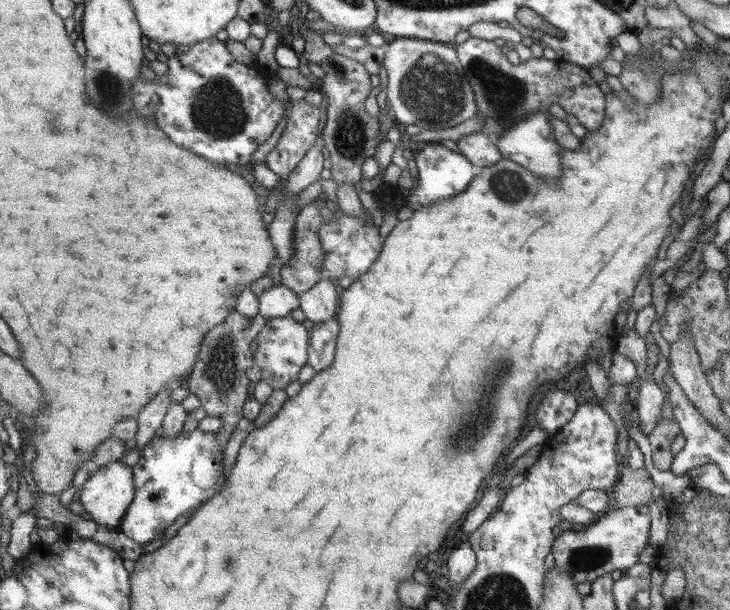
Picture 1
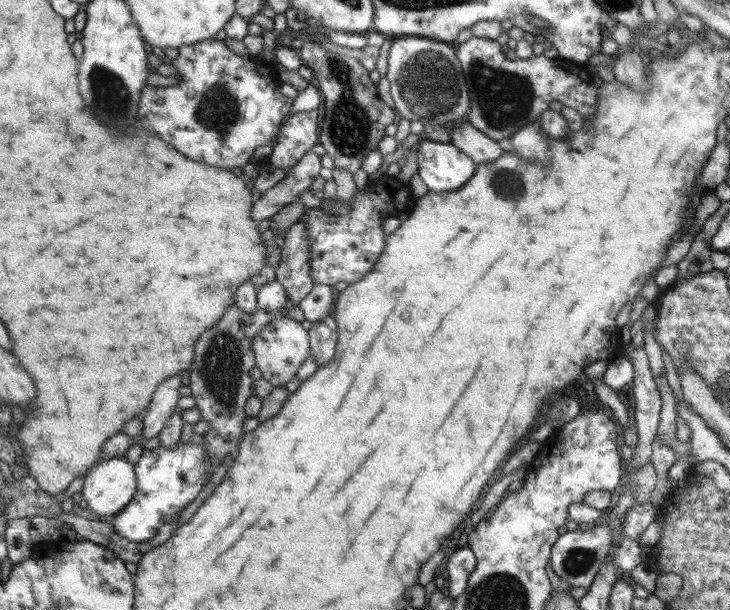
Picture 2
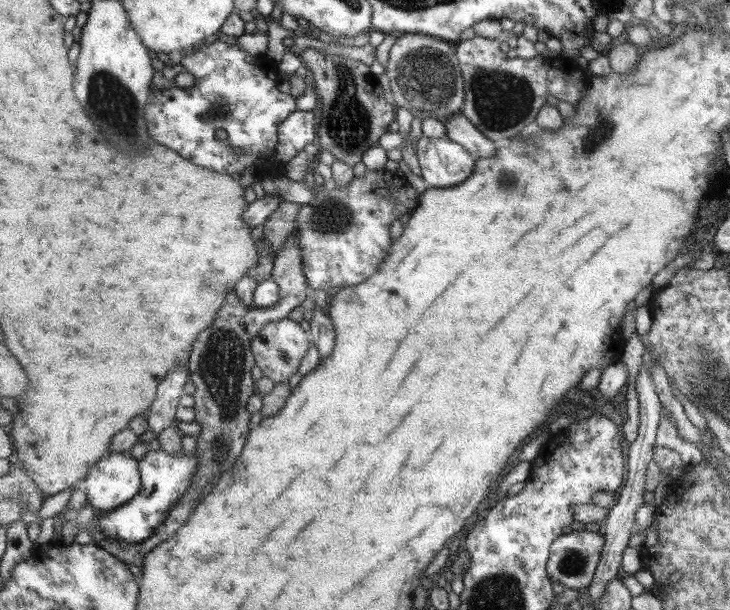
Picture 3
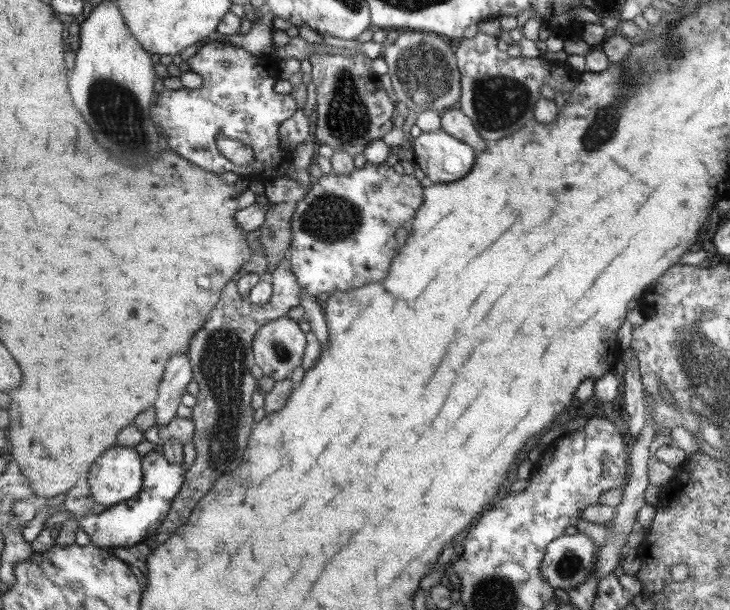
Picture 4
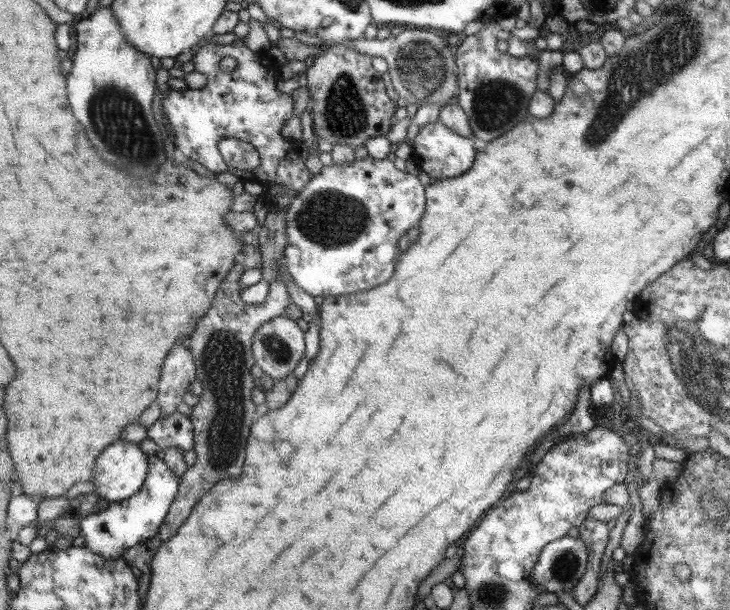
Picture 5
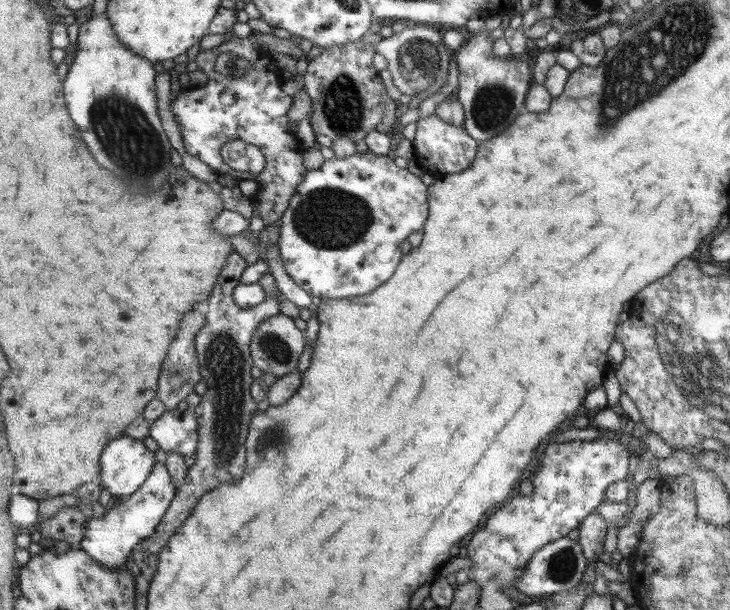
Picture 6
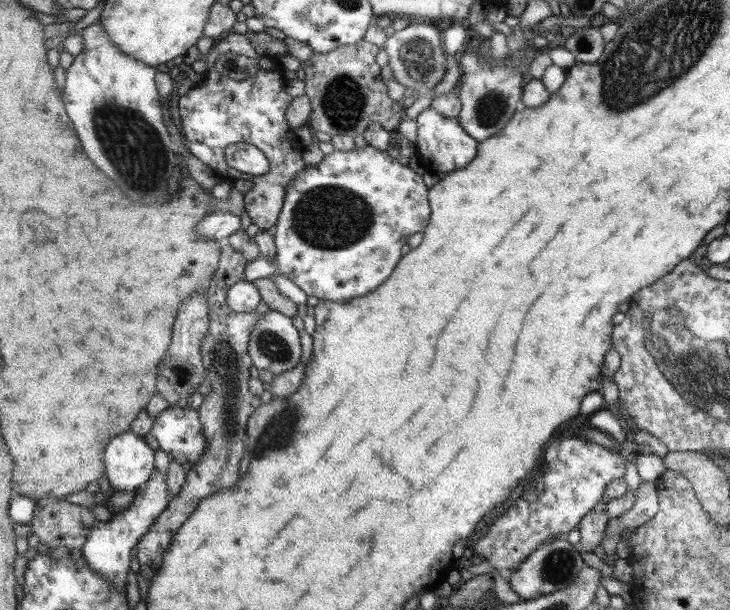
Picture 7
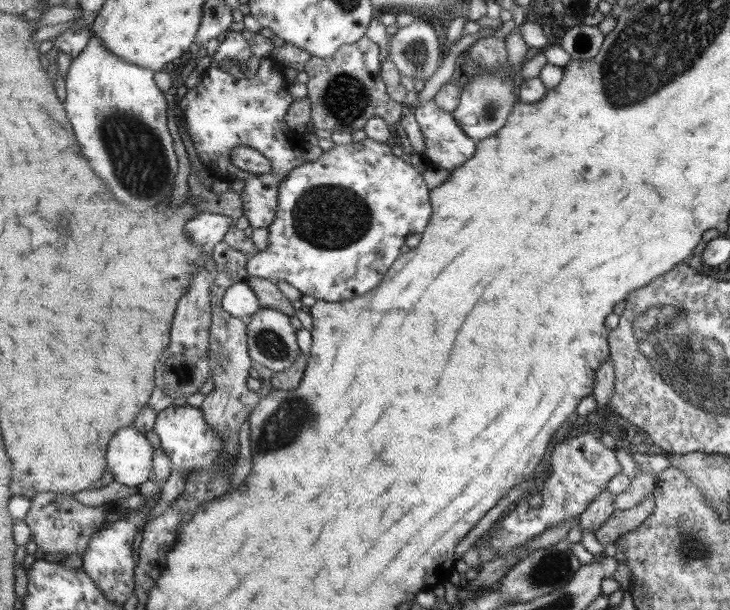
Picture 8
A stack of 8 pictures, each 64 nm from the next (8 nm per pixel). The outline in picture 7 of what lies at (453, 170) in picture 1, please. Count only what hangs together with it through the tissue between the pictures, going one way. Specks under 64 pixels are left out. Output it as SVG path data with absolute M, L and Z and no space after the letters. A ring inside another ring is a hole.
M429 106L415 116L415 122L417 126L417 141L414 142L415 156L426 172L446 174L459 167L467 166L475 158L478 142L457 124L455 118L447 118Z

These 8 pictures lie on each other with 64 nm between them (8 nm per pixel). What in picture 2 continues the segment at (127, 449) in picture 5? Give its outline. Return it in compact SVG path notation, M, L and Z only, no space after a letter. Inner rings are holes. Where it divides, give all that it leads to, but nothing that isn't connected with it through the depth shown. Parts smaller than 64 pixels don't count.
M125 456L99 460L91 470L85 472L83 480L79 494L83 496L84 506L95 512L101 521L108 521L116 516L136 493L136 472Z

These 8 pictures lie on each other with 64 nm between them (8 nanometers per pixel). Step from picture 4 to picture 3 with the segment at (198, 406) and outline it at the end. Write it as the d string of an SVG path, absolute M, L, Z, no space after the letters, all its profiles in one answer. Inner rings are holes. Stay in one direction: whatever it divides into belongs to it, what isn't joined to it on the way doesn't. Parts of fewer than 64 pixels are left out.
M291 234L285 241L283 249L277 251L273 261L273 270L270 274L270 278L277 283L277 289L279 289L277 302L273 302L273 306L269 306L268 309L255 308L253 304L243 304L235 294L235 287L231 288L225 294L224 302L217 310L217 316L213 318L213 322L200 332L196 340L193 340L192 352L185 366L188 371L188 378L195 387L195 392L192 394L194 398L192 408L195 412L194 422L199 426L199 434L195 436L197 468L192 475L192 484L186 494L181 496L176 506L173 506L172 510L169 511L168 518L164 520L164 523L155 528L155 532L150 535L149 539L140 543L119 542L113 537L103 535L91 523L78 525L81 531L87 532L91 542L112 553L117 559L120 558L125 561L125 564L133 564L141 570L144 556L150 553L151 549L160 542L164 542L175 535L176 530L188 520L191 508L199 500L201 489L211 479L217 479L219 474L231 469L237 463L237 457L247 442L249 432L252 431L249 425L250 415L246 412L247 398L253 394L253 380L249 376L249 370L253 368L252 339L265 324L284 319L290 310L304 302L307 295L307 285L305 285L305 277L301 271L299 256L301 253L297 247L297 236Z

